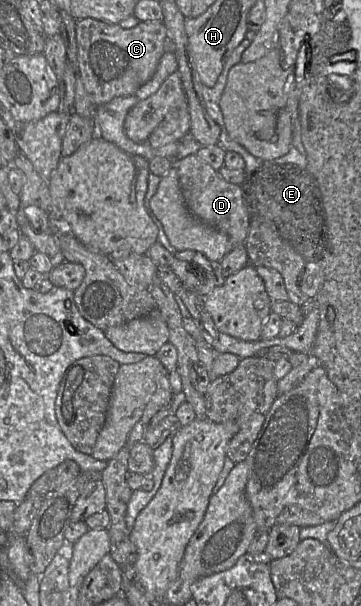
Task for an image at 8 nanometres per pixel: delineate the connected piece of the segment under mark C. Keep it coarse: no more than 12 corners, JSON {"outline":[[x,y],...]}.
{"outline":[[76,21],[97,107],[135,95],[174,46],[160,21]]}

